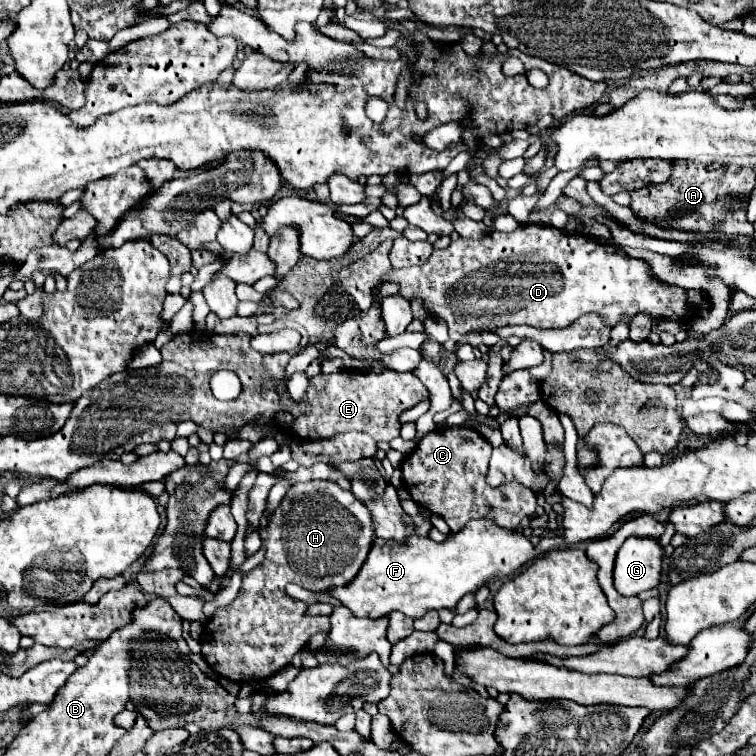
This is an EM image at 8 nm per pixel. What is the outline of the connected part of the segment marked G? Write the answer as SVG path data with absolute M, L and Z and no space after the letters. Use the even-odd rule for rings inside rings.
M630 537L624 541L614 563L614 587L620 595L632 597L648 591L660 581L662 547L656 539Z

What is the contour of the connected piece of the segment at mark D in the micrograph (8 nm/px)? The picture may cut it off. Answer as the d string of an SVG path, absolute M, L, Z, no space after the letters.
M522 225L514 233L492 231L482 239L458 239L452 241L444 251L434 249L428 263L414 269L392 269L388 261L392 239L386 239L366 257L346 265L338 273L338 279L342 289L356 301L360 311L368 311L372 307L370 291L380 279L398 283L400 285L398 295L402 295L408 301L414 299L422 301L424 309L430 315L440 317L448 323L452 339L458 339L468 331L494 329L502 325L530 325L536 329L566 327L586 313L600 313L608 325L616 325L622 319L622 315L634 317L638 311L646 311L654 319L670 319L670 321L682 321L690 315L684 289L672 285L666 287L660 279L652 275L648 263L626 255L622 249L596 243L590 237L584 235L576 237L564 233L566 231L560 231L556 227Z

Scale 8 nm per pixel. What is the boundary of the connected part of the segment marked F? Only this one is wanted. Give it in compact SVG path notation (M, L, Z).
M474 521L464 527L460 533L452 533L446 541L434 543L428 537L410 537L406 543L376 539L372 551L362 565L362 571L346 583L346 587L332 587L326 591L328 595L336 597L344 607L348 607L358 617L384 617L392 611L402 611L410 617L422 617L432 609L452 609L456 607L458 599L470 591L476 591L494 575L512 575L516 569L526 565L534 559L534 545L516 531L504 531L494 527L492 521Z

